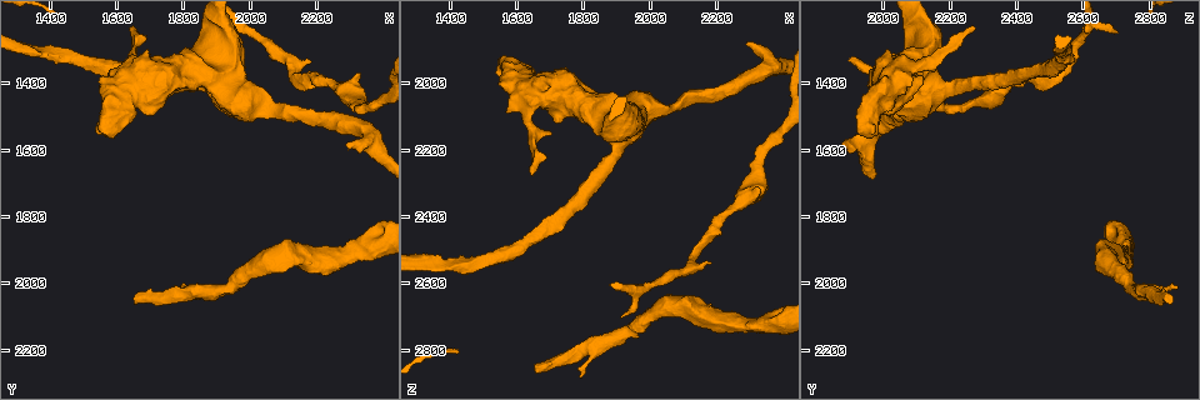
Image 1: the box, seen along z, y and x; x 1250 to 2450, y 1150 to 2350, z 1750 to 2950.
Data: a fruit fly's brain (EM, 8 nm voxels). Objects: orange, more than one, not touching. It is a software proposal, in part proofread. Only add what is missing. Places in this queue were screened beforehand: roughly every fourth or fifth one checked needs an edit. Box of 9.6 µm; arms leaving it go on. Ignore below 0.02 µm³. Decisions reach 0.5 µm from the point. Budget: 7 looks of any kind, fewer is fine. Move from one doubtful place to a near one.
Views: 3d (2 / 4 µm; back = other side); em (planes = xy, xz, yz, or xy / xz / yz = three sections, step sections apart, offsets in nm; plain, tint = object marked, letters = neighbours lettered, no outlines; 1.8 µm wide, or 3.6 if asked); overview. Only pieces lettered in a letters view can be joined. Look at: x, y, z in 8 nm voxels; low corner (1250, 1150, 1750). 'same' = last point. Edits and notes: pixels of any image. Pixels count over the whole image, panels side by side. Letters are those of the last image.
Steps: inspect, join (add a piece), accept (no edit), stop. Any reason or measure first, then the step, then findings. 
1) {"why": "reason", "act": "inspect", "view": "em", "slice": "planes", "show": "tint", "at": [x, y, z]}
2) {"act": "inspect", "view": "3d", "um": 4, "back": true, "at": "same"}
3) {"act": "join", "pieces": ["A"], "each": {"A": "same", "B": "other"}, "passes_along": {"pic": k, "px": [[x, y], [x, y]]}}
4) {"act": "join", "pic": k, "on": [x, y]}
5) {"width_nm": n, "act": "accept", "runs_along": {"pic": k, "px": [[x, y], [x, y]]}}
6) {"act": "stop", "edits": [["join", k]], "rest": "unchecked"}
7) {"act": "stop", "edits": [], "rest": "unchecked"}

{"why": "branch stops here", "act": "inspect", "view": "em", "slice": "planes", "show": "letters", "at": [1640, 1240, 2280]}

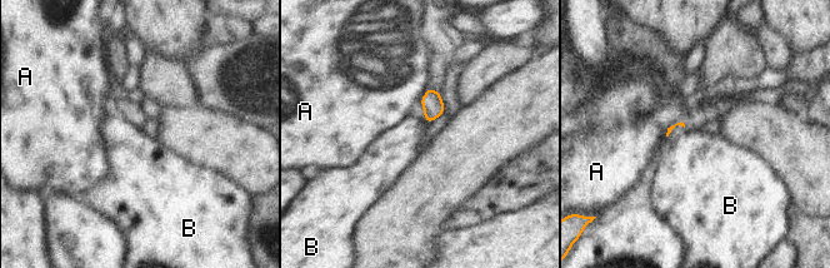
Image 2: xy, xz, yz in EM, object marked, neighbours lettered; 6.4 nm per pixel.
{"longest_contact_nm": ["A", 100], "act": "accept", "each": {"A": "other", "B": "other"}, "found": "no lettered piece goes on from it"}

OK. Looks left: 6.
{"why": "an open end", "act": "inspect", "view": "em", "slice": "xy", "step": 8, "show": "letters", "at": [1910, 1240, 2700]}

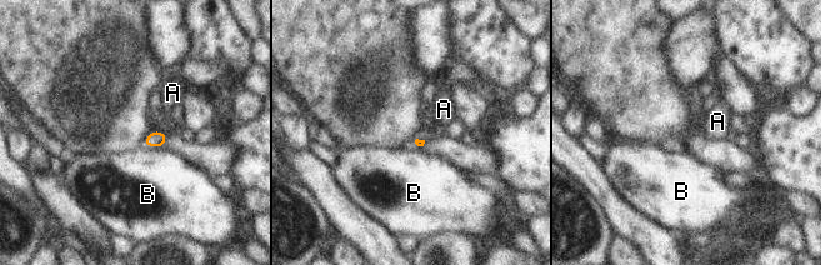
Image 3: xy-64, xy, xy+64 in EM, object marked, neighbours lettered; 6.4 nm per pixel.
{"act": "accept", "each": {"A": "other", "B": "other"}, "border": {"pic": 3, "px": [[163, 145], [156, 148]]}, "found": "none of them fits"}

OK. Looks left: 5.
{"why": "branch stops here", "act": "inspect", "view": "3d", "um": 4, "at": [1660, 2050, 2870]}

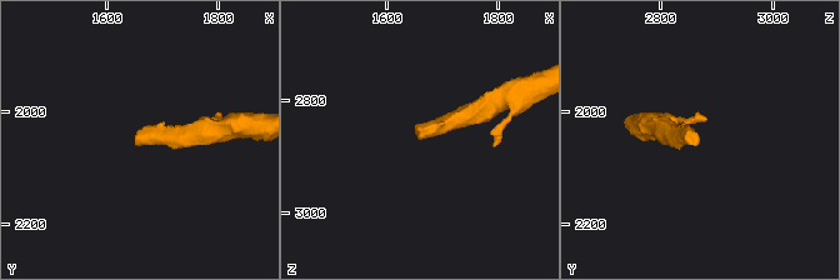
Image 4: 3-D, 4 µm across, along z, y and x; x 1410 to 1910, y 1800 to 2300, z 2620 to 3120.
{"act": "inspect", "view": "em", "slice": "xz", "step": 16, "show": "letters", "at": [1660, 2050, 2875]}

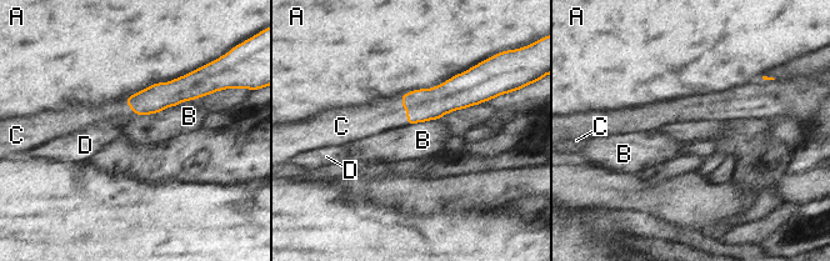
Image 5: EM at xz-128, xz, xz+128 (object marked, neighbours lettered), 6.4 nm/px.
{"width_nm": 180, "act": "join", "pieces": ["C"], "each": {"A": "other", "B": "other", "C": "same", "D": "other"}, "passes_along": {"pic": 5, "px": [[423, 105], [405, 109], [383, 115]]}, "found": "the cell continues"}

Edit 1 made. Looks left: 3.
{"act": "stop", "edits": [["join", 5]], "rest": "unchecked"}

